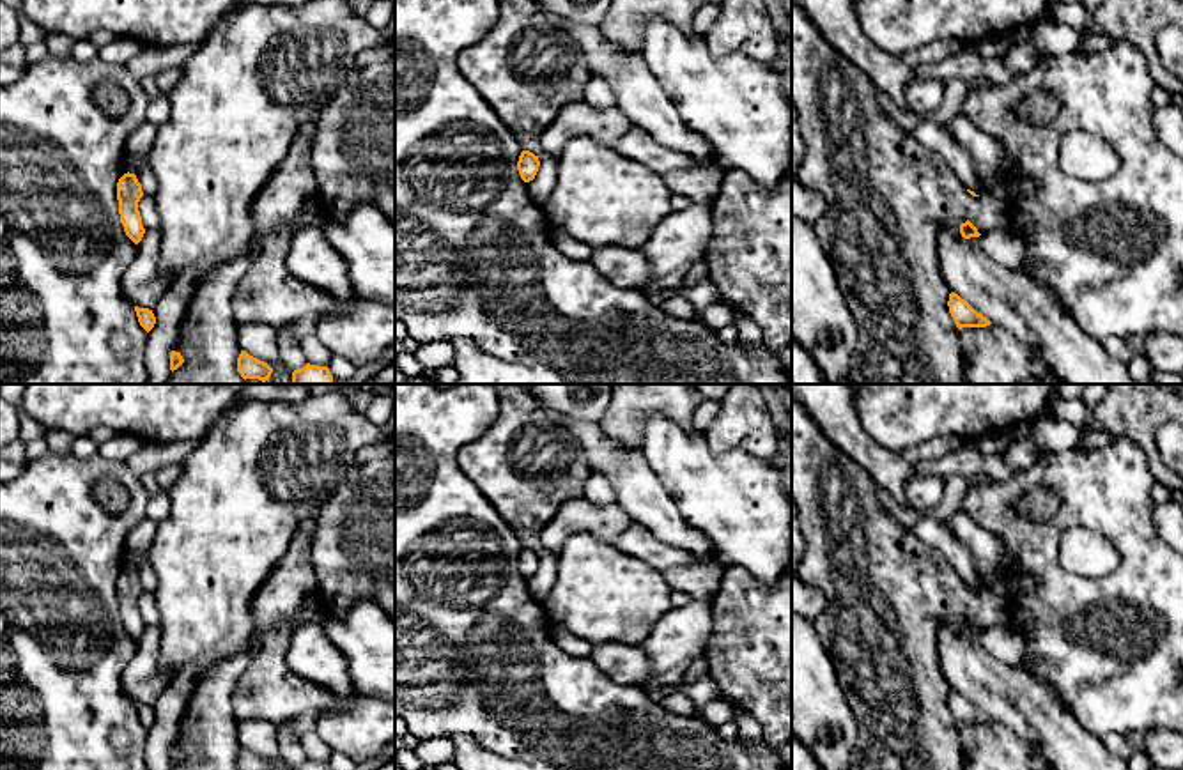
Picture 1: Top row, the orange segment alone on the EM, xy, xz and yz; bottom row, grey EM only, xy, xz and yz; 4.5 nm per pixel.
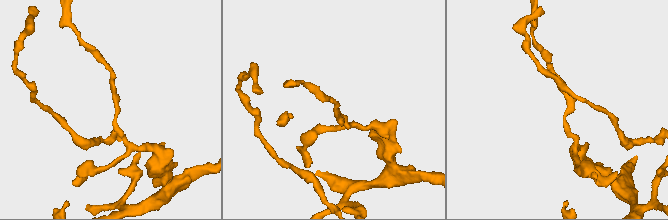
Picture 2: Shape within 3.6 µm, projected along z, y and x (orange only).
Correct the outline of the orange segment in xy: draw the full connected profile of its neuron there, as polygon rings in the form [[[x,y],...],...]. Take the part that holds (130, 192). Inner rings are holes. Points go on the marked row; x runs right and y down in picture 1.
[[[124,173],[117,182],[117,200],[119,200],[119,214],[120,223],[124,227],[126,235],[138,244],[145,234],[142,225],[142,216],[138,211],[138,202],[143,196],[142,184],[138,182],[135,173]]]

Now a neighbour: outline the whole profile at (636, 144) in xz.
[[[632,124],[630,129],[611,147],[662,177],[668,177],[677,170],[698,168],[694,159],[661,145],[648,131],[636,124]]]

